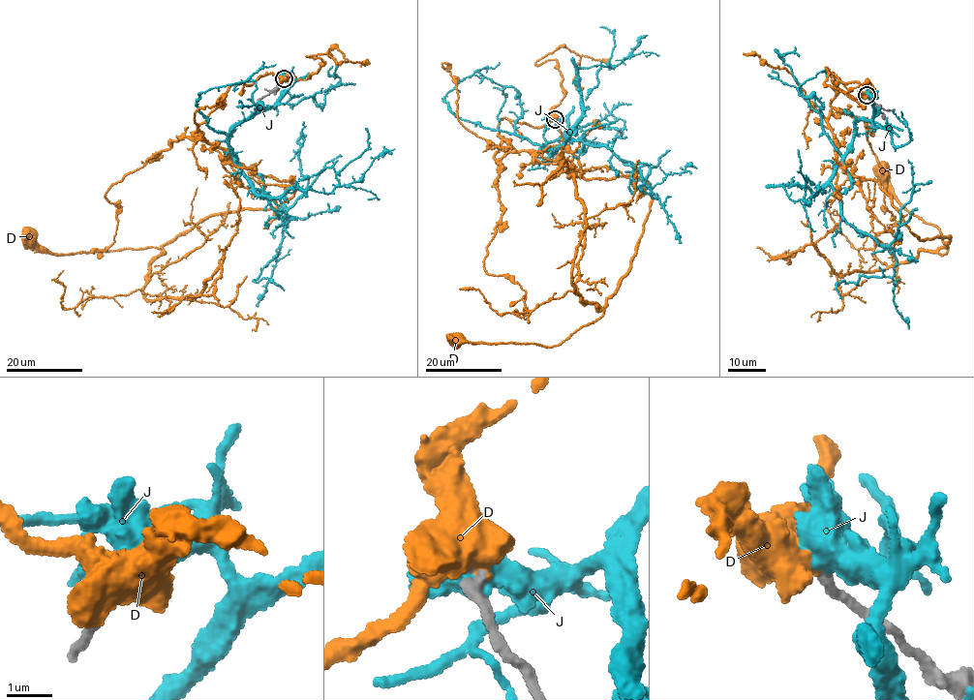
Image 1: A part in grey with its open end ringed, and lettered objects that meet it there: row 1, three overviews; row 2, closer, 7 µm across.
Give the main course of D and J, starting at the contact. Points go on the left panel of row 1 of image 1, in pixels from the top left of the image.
D: (284, 78), (229, 87), (197, 136), (286, 179), (287, 200), (205, 218), (166, 252), (55, 256), (28, 235)
J: (284, 77), (292, 85), (238, 122), (228, 142), (248, 182), (289, 220), (279, 253), (254, 281), (284, 289)

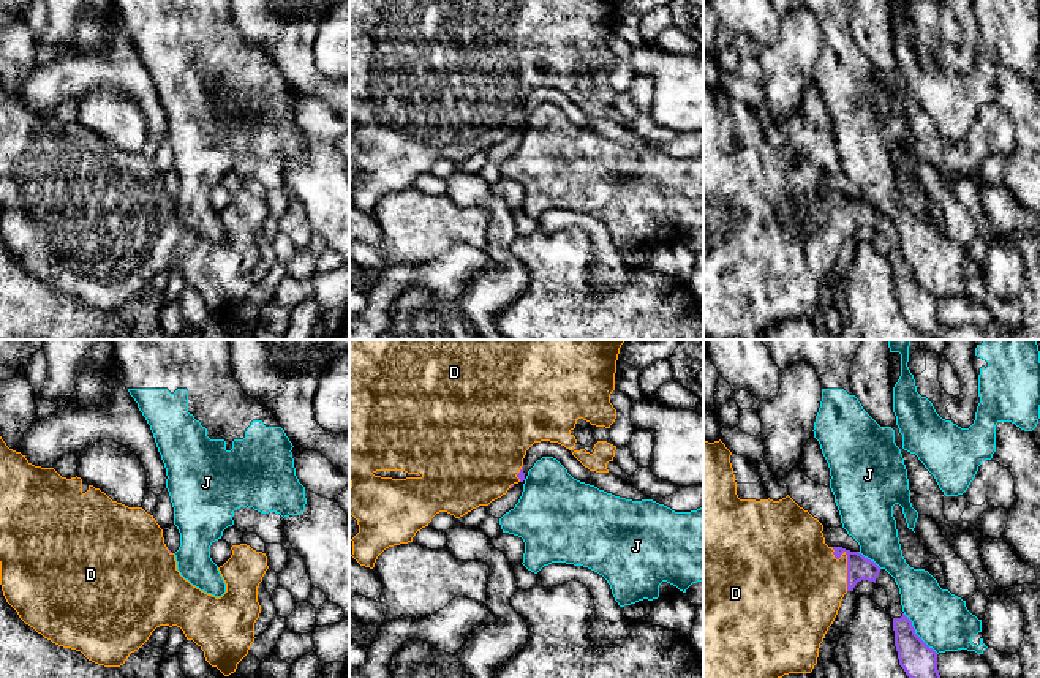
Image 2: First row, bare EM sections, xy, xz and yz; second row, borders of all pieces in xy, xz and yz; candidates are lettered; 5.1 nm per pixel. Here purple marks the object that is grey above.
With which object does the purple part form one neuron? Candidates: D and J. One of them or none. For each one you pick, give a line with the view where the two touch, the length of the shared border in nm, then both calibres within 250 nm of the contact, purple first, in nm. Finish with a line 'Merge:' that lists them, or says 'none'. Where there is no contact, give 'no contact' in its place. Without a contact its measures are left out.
D: yz | 240 nm | 130/420 nm
Merge: D

